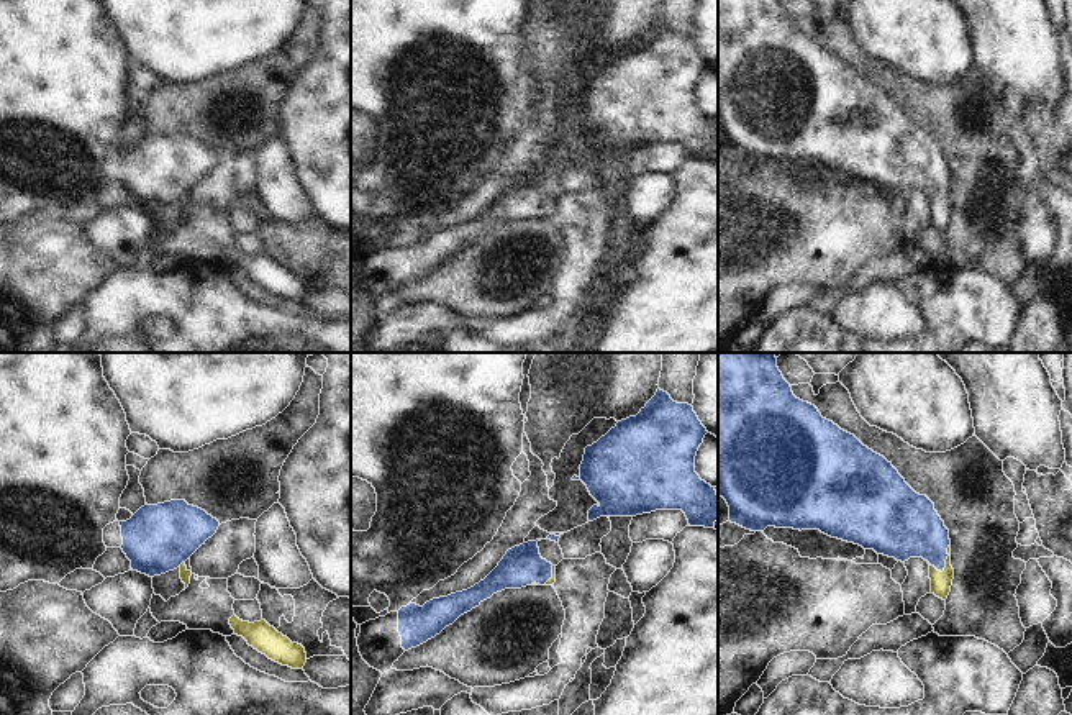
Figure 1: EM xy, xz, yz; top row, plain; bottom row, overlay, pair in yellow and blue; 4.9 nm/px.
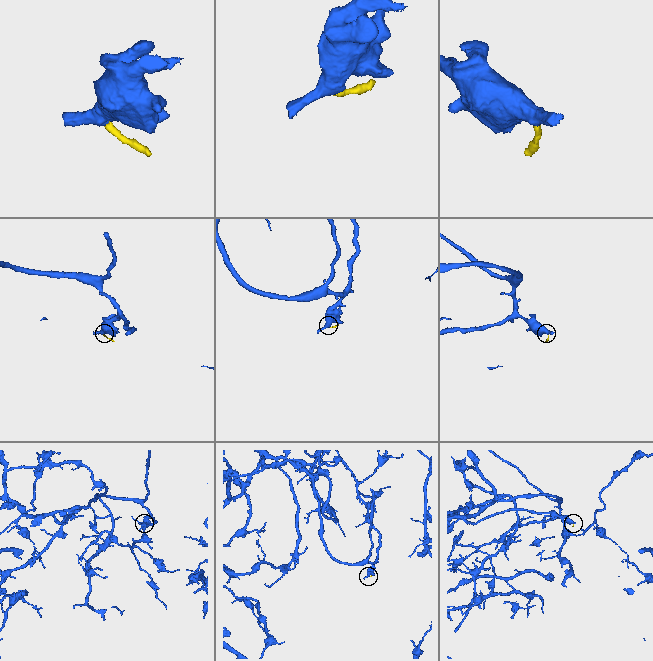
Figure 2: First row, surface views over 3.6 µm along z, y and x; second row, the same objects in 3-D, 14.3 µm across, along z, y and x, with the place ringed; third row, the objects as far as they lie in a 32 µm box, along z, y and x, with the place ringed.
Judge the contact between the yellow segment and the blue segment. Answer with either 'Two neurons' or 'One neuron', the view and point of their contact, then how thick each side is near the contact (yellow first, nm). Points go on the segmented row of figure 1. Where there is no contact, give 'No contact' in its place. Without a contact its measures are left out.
One neuron. Touches yellow at yz (946, 560). Thickness 100 nm (yellow) against 300 nm

